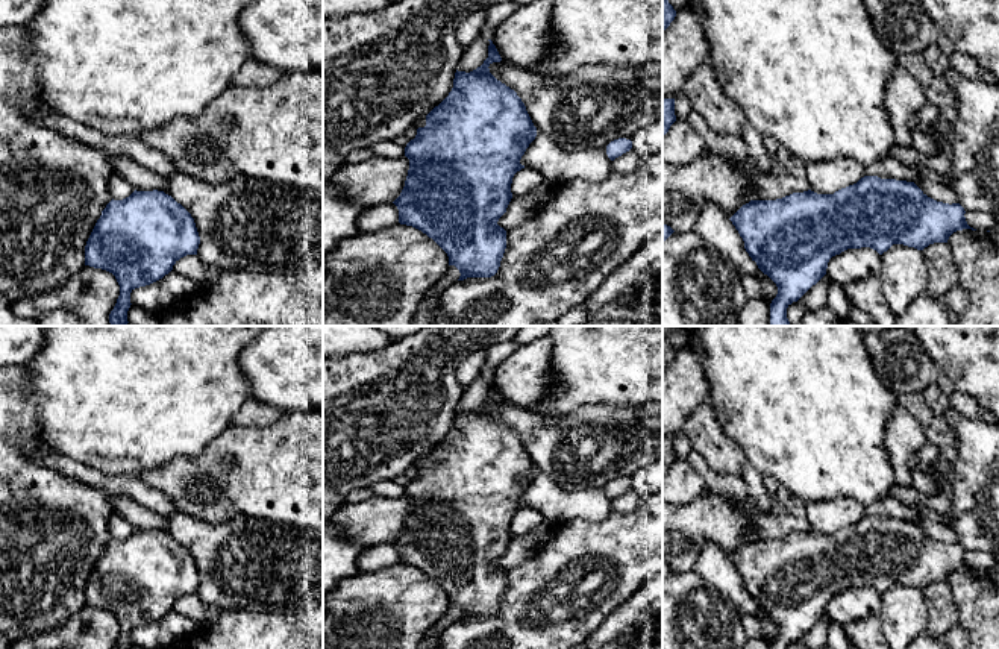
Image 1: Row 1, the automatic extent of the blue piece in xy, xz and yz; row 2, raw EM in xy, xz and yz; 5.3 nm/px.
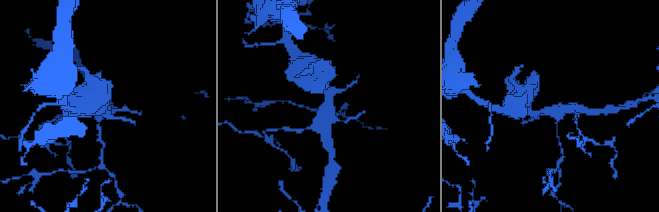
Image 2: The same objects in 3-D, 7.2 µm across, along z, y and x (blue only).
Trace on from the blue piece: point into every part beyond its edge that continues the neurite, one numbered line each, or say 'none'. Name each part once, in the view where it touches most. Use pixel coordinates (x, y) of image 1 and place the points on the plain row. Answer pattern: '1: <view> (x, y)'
1: yz (778, 523)

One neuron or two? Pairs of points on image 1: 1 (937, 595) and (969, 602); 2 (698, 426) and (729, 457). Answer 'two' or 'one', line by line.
1: two
2: one

